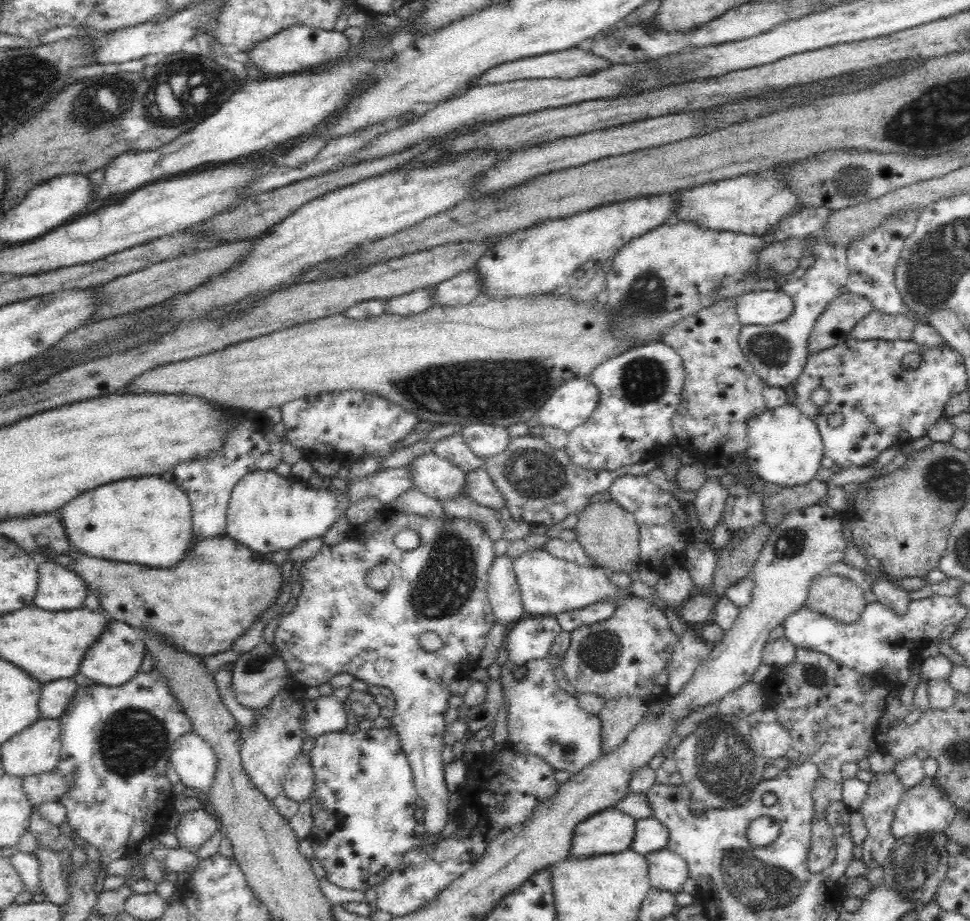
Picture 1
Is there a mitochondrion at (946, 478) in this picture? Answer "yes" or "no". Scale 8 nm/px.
yes

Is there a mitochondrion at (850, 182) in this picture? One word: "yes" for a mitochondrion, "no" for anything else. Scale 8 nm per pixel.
yes

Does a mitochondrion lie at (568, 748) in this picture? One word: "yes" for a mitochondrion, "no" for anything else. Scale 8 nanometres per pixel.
yes

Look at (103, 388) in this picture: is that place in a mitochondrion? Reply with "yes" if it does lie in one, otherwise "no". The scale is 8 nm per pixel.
no

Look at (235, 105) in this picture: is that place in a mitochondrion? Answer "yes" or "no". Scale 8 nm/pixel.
no

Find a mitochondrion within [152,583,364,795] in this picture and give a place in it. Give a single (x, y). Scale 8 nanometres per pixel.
(256, 662)

